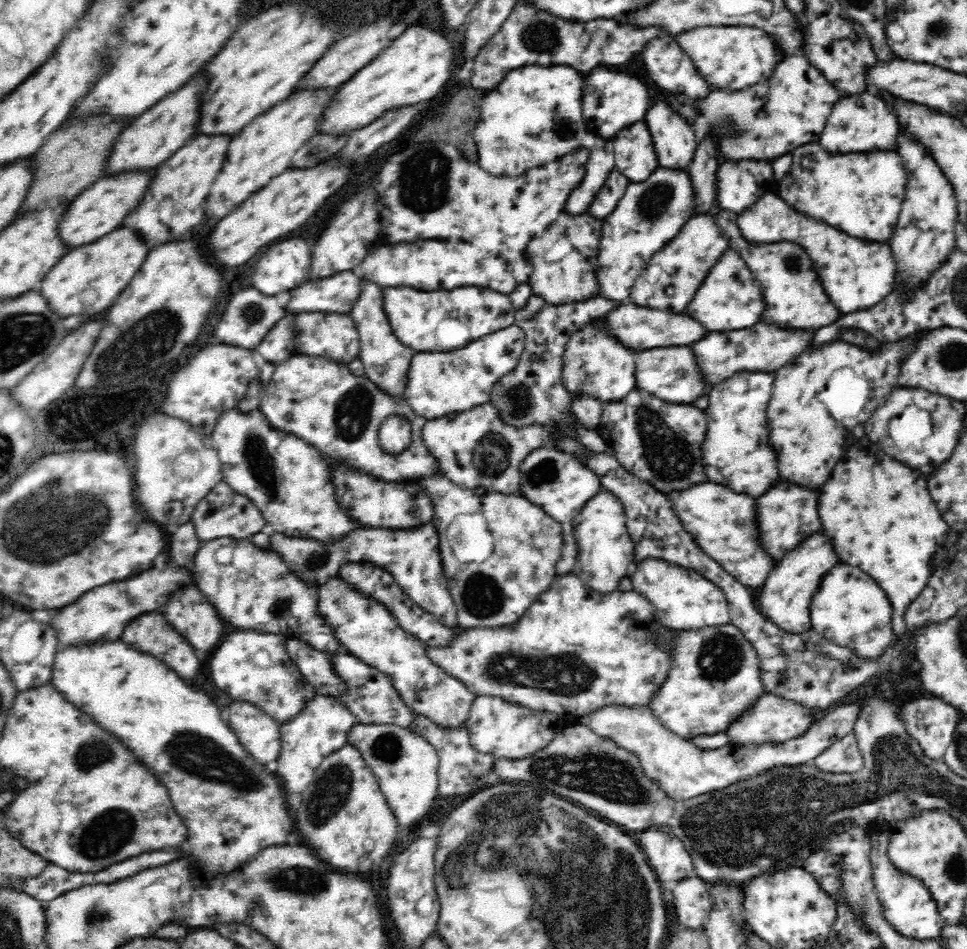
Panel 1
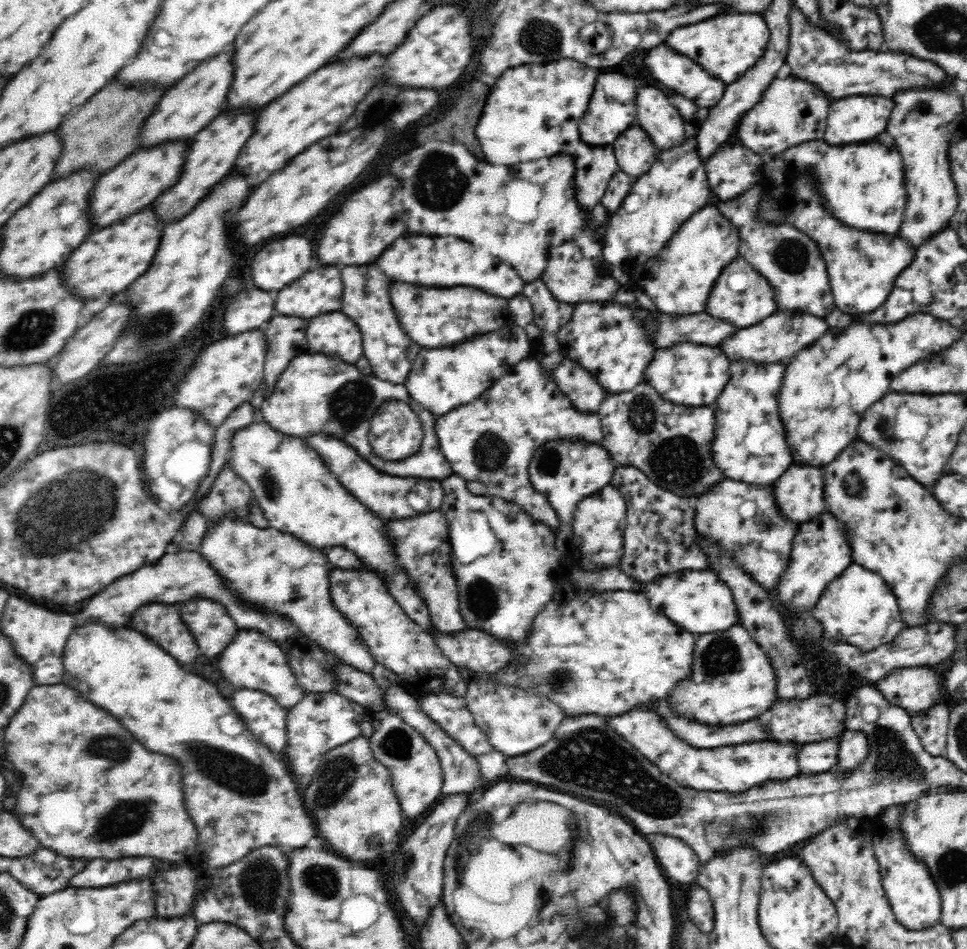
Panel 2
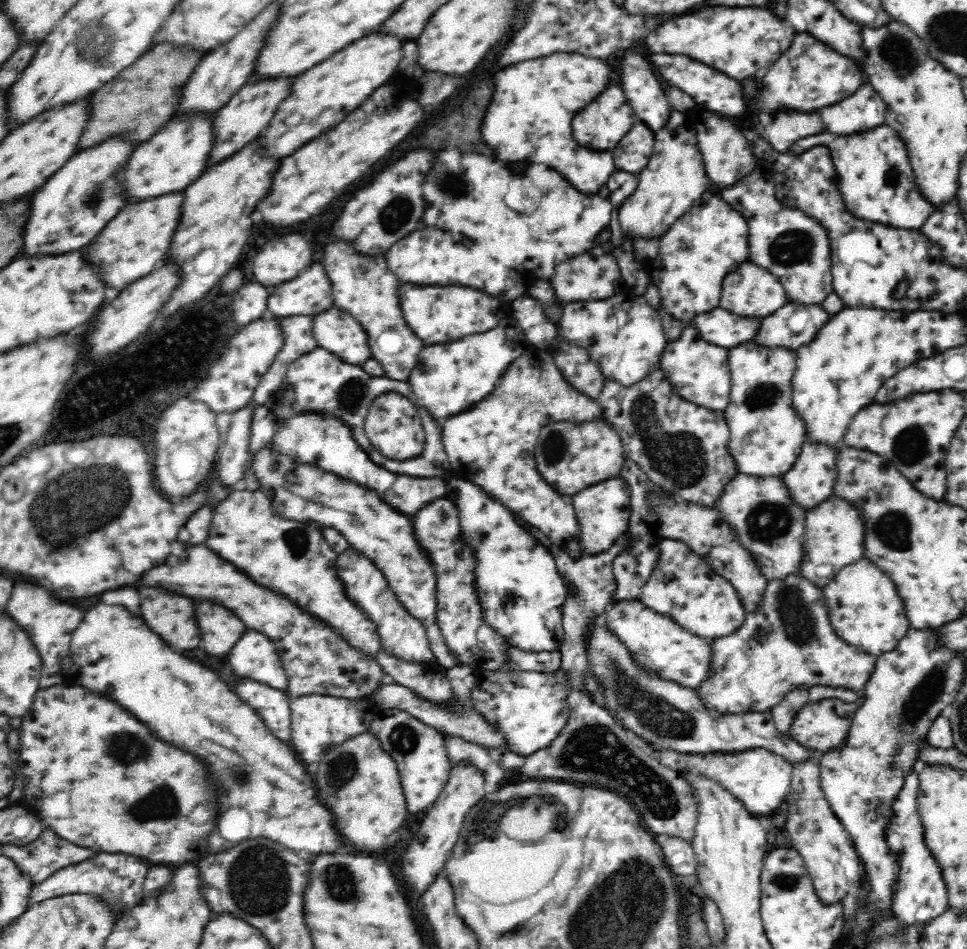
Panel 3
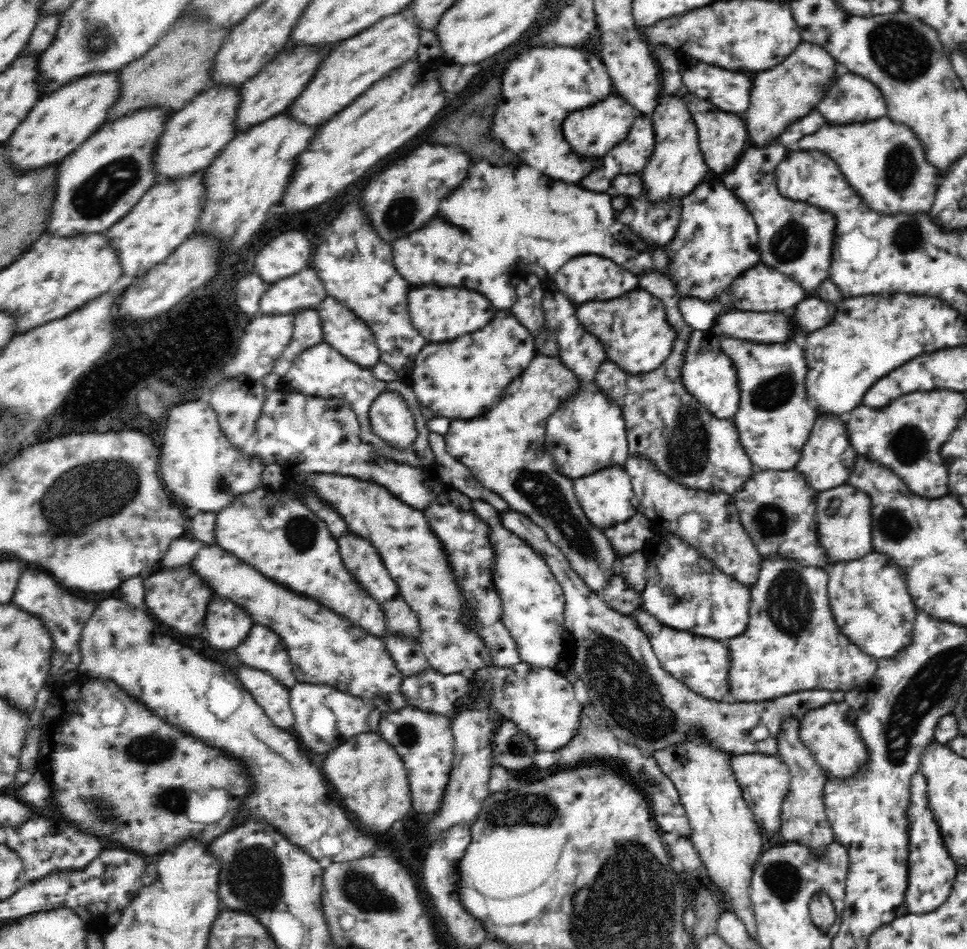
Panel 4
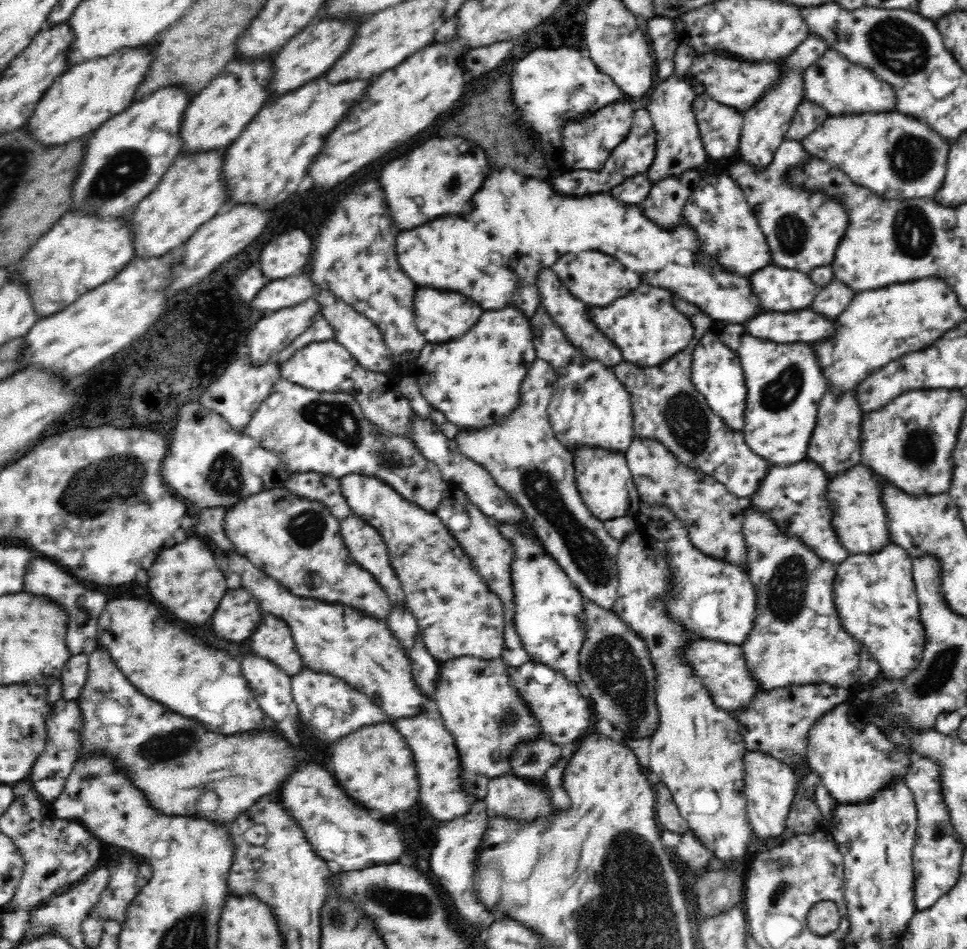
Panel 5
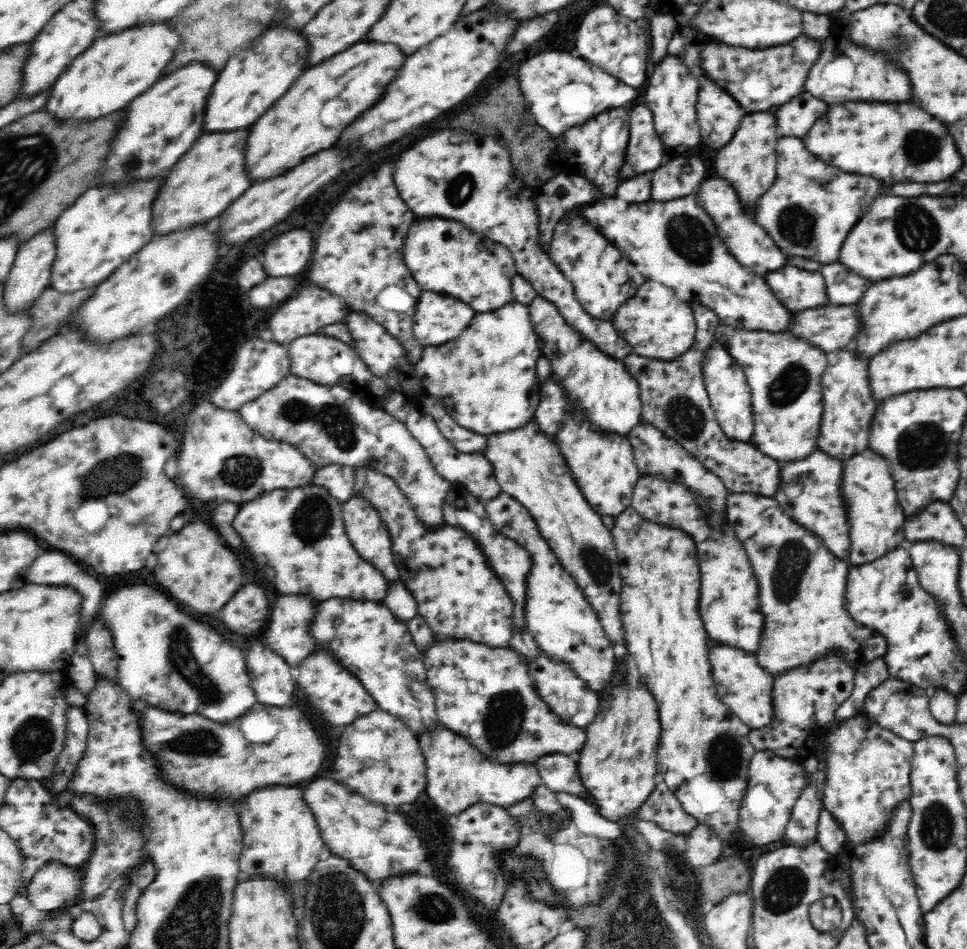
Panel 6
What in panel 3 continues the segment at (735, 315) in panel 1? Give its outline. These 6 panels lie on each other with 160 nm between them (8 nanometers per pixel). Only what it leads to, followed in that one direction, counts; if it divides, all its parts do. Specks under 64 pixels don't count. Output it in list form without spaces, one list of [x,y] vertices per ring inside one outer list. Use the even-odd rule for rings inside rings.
[[[746,262],[740,266],[738,274],[732,272],[730,276],[724,278],[723,282],[723,298],[720,306],[724,306],[726,310],[732,310],[736,314],[744,314],[748,317],[766,317],[789,303],[788,294],[780,279],[772,271],[766,270],[756,263]]]

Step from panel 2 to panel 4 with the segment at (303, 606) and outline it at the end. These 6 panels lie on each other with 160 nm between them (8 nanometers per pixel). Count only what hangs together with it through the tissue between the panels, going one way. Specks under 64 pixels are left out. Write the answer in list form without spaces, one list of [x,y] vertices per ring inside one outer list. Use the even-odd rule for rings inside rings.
[[[260,487],[220,510],[216,519],[216,538],[224,550],[234,552],[264,576],[274,578],[294,592],[306,594],[371,634],[385,636],[387,618],[382,605],[348,571],[338,539],[326,522],[298,499],[283,489],[269,491]]]

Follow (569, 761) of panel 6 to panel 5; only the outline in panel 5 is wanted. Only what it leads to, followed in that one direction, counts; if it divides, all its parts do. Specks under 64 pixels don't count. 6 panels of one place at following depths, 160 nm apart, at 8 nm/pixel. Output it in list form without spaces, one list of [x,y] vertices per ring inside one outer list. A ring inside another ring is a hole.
[[[546,738],[528,742],[512,754],[512,773],[529,781],[544,779],[561,758],[561,747]]]

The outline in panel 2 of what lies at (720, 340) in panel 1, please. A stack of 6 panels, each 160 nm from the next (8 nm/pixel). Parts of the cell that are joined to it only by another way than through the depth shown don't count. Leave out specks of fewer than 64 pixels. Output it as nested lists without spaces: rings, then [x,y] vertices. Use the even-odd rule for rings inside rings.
[[[778,309],[772,316],[761,320],[755,325],[738,330],[730,340],[720,344],[720,349],[732,359],[752,359],[759,363],[773,363],[787,361],[795,355],[816,342],[821,336],[826,336],[829,330],[824,318],[814,314],[804,314],[798,310]]]

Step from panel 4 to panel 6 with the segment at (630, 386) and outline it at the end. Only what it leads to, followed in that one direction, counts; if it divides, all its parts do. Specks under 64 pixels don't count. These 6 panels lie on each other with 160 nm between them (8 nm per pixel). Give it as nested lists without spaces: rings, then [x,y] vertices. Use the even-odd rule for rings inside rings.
[[[700,303],[691,305],[697,331],[692,348],[671,361],[659,361],[630,354],[624,359],[628,370],[639,382],[642,420],[648,421],[682,446],[686,447],[710,472],[722,479],[730,491],[751,491],[774,497],[782,484],[780,462],[760,454],[751,443],[730,440],[717,423],[714,409],[704,383],[704,364],[715,342],[721,320],[714,310]]]

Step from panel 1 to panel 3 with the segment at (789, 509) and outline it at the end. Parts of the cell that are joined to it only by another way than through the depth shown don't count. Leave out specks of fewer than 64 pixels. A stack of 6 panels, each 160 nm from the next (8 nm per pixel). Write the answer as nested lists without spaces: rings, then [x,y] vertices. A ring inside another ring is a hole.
[[[814,439],[805,442],[806,444],[803,444],[804,448],[799,454],[800,458],[794,462],[794,466],[782,478],[787,483],[788,489],[791,490],[792,499],[795,499],[795,502],[801,506],[812,509],[820,502],[835,495],[834,489],[839,480],[839,470],[836,465],[839,458],[839,445],[828,445],[828,443]]]

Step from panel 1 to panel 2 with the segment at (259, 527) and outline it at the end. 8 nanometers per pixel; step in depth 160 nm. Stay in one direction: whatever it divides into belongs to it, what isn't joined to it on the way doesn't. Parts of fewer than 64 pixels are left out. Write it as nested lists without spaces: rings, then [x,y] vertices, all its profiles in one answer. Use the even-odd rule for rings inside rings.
[[[227,462],[215,478],[209,494],[197,505],[195,511],[202,512],[210,520],[210,525],[217,523],[220,520],[219,518],[224,516],[228,511],[236,511],[237,514],[247,517],[249,514],[246,508],[249,506],[253,497],[250,485],[244,478],[240,477],[238,471],[234,469],[234,465]]]

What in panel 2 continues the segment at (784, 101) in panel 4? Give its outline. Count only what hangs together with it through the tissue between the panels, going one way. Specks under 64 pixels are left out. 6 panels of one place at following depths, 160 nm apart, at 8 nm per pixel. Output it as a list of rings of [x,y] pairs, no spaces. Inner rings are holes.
[[[795,6],[790,10],[790,31],[788,52],[785,55],[788,66],[788,77],[812,86],[817,92],[835,101],[851,96],[885,96],[890,97],[902,88],[912,88],[924,84],[938,84],[948,82],[948,76],[940,66],[932,62],[910,56],[908,54],[894,54],[894,51],[882,49],[880,52],[872,50],[849,50],[845,44],[830,36],[824,30],[809,25],[801,17]]]

